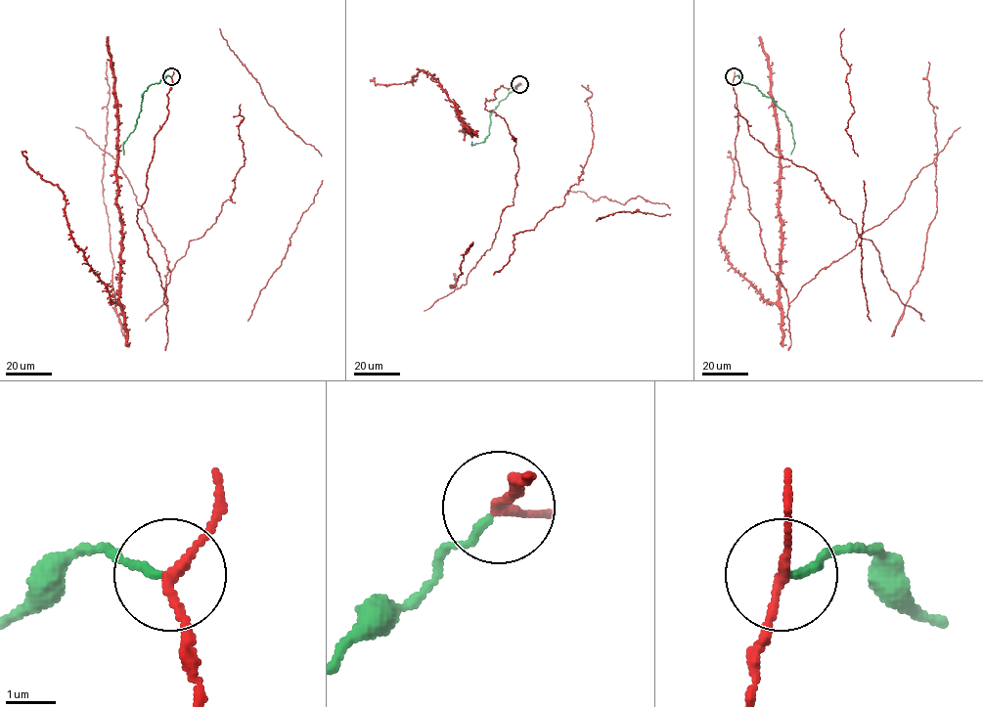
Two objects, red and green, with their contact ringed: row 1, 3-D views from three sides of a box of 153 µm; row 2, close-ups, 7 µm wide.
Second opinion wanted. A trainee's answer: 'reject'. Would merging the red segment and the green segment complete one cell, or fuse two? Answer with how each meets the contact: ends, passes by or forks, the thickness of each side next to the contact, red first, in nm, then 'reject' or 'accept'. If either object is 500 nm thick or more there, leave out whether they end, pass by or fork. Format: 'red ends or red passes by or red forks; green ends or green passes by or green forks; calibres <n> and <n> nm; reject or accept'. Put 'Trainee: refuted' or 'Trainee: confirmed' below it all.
red passes by; green ends; calibres 170 and 140 nm; reject
Trainee: confirmed

